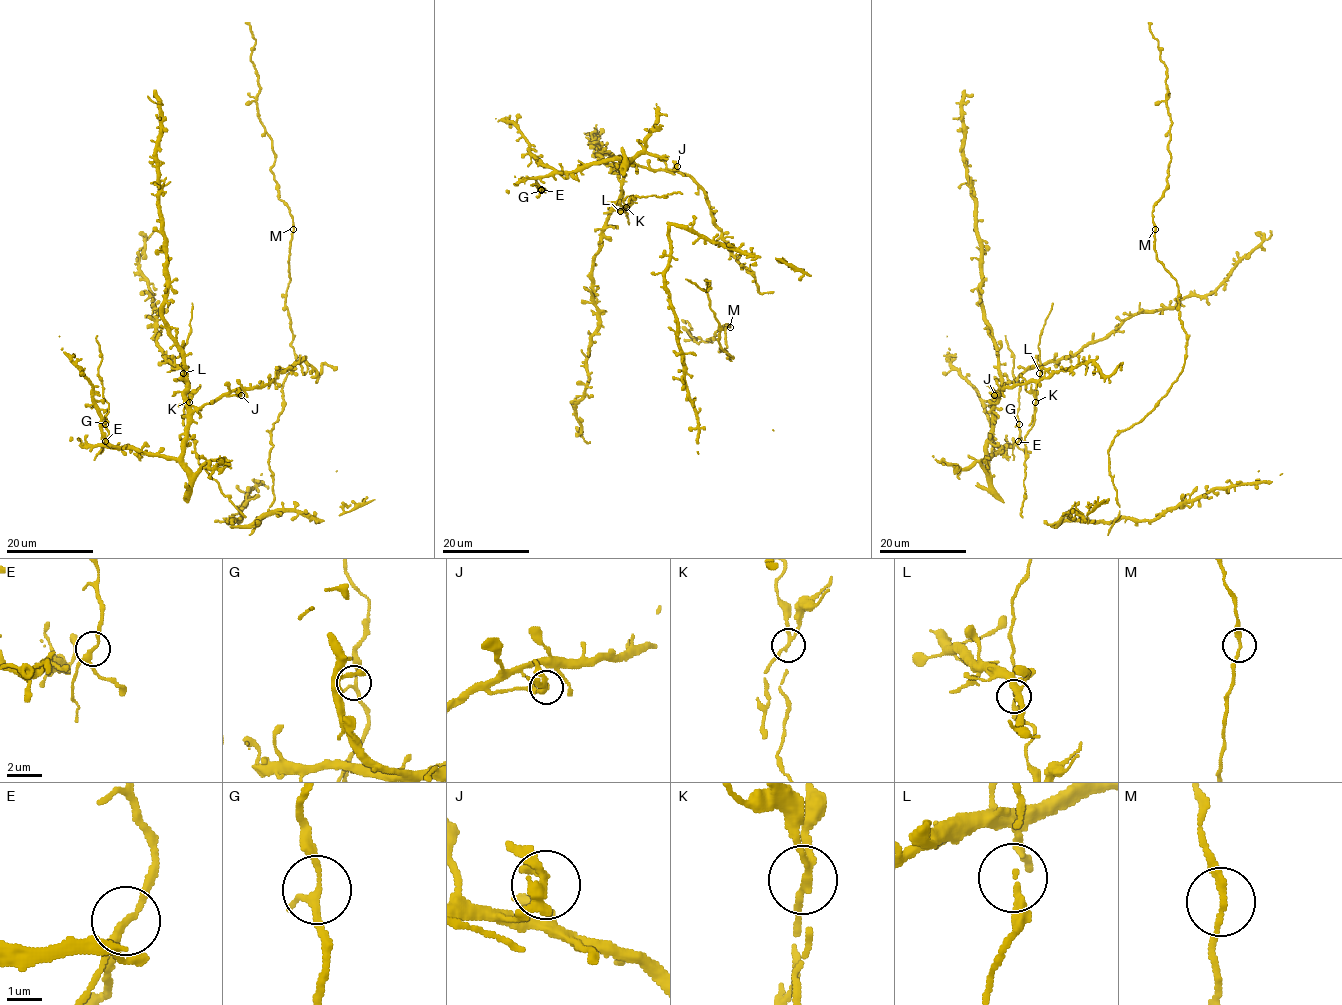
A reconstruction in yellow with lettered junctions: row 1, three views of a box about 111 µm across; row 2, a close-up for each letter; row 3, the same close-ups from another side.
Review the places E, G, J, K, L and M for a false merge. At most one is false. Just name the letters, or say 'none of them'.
K

